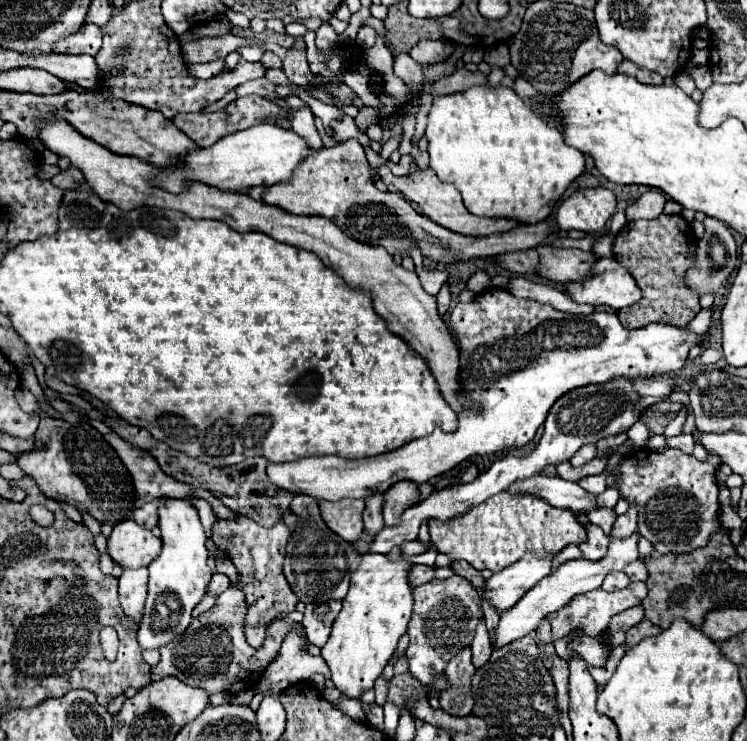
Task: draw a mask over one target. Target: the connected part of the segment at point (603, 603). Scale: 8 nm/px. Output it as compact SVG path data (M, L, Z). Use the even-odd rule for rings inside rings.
M632 582L630 586L622 588L622 590L614 590L614 592L606 592L602 588L596 588L592 592L584 592L578 594L576 598L572 598L572 602L568 606L564 606L562 610L558 610L556 614L550 614L550 626L552 626L552 642L556 638L564 638L568 632L580 628L582 634L590 634L590 636L600 636L602 632L606 632L606 626L610 622L610 618L622 610L628 610L636 604L642 604L642 600L648 594L648 586L644 582Z

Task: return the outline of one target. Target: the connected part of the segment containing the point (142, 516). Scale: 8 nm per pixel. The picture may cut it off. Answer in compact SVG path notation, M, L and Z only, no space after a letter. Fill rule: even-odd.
M154 498L150 502L146 502L142 508L136 508L132 518L136 522L140 522L142 526L148 526L148 528L154 528L158 524L158 506L168 500L168 498Z

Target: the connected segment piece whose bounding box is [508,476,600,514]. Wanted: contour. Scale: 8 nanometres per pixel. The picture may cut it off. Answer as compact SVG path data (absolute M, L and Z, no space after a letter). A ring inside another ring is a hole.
M548 476L528 478L528 482L518 482L516 486L510 486L508 490L516 492L516 494L518 492L536 494L536 496L548 500L552 506L572 510L574 514L582 514L582 512L588 514L588 512L600 508L596 494L586 492L576 482L568 482L562 478L548 478Z

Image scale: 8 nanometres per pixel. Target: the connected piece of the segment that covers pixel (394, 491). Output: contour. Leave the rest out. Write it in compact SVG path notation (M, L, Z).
M400 480L386 490L384 498L386 498L386 502L384 502L384 524L392 526L392 524L400 522L400 514L406 508L418 504L420 490L418 490L416 482Z

